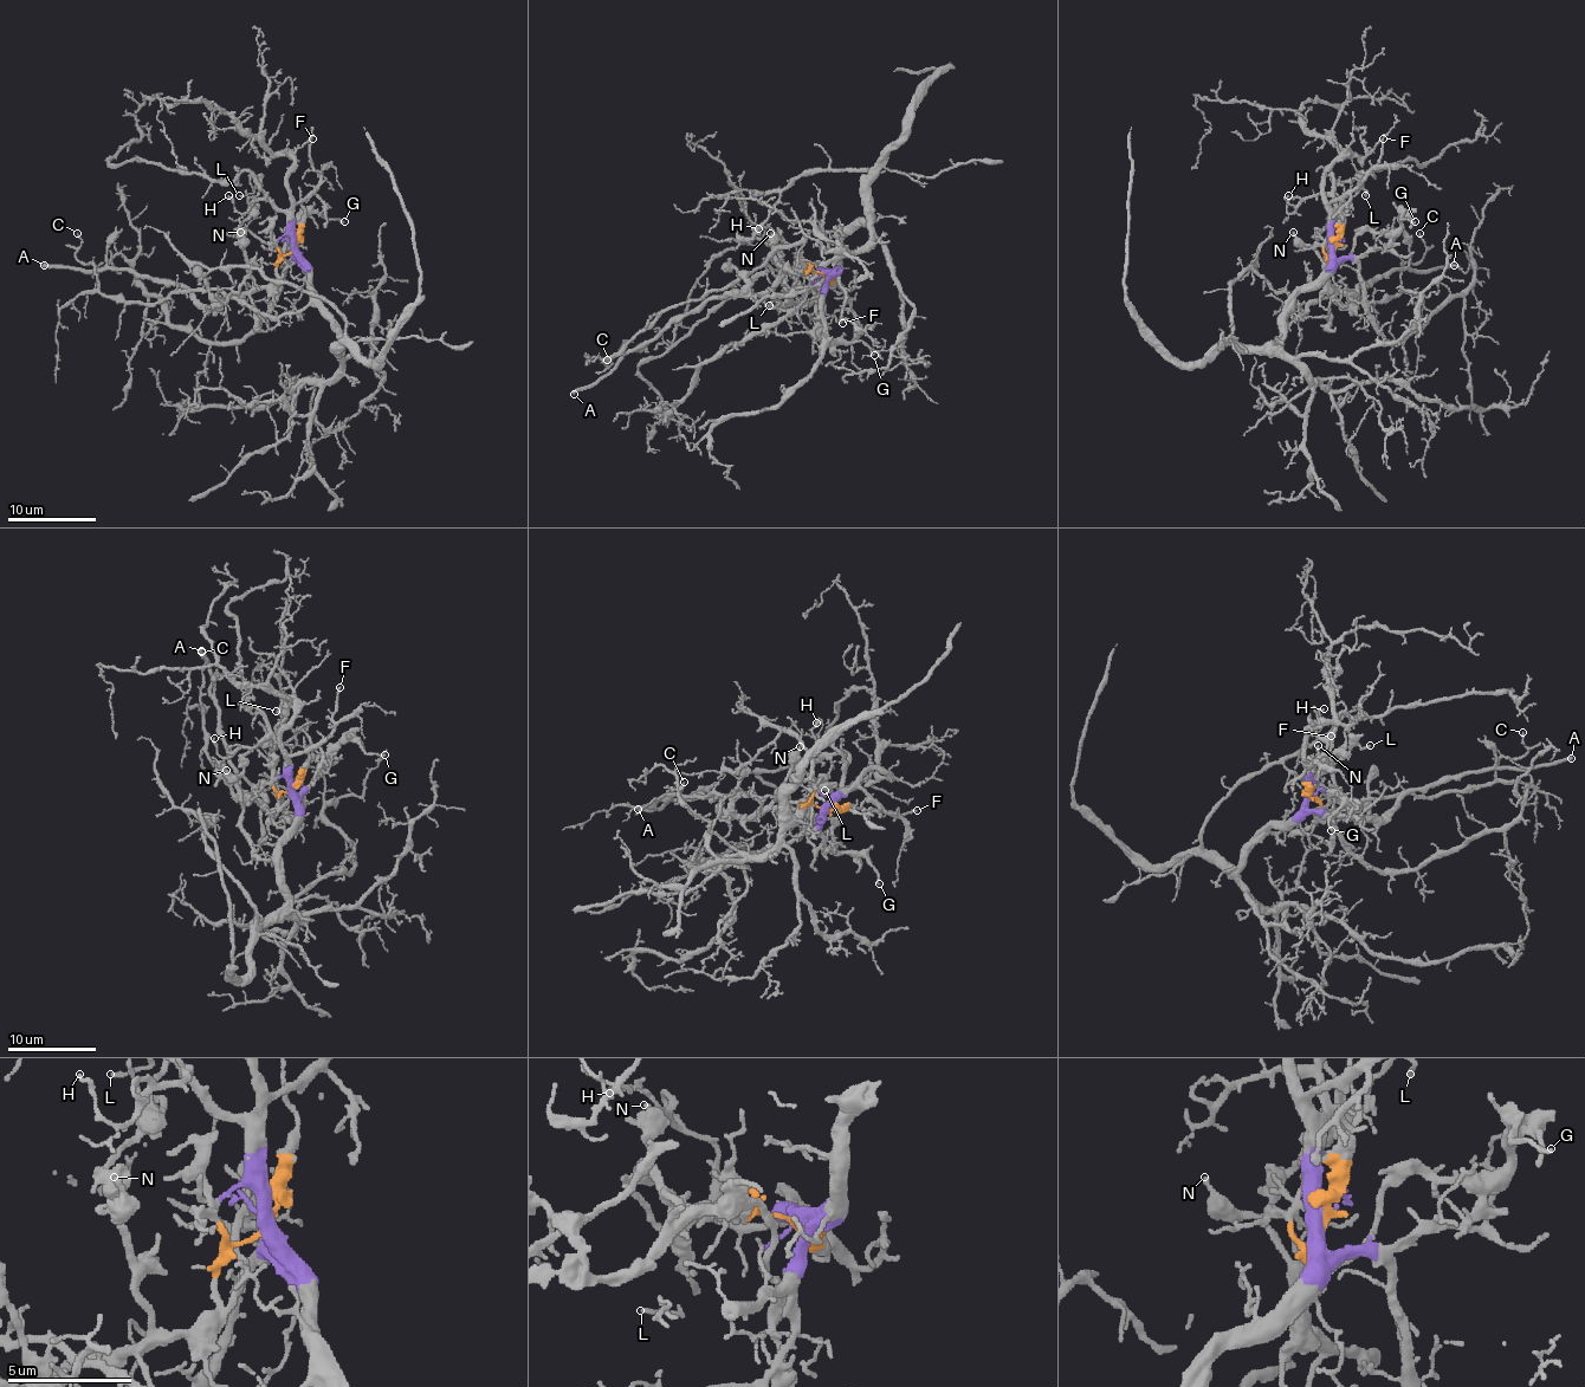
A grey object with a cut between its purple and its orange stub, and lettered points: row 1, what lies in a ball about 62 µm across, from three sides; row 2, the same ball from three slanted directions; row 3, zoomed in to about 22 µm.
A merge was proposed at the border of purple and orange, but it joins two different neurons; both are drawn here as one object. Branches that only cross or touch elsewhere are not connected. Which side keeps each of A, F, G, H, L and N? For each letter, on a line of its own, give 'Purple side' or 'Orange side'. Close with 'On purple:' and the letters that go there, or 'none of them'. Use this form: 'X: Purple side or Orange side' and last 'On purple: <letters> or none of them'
A: Orange side
F: Purple side
G: Orange side
H: Purple side
L: Orange side
N: Orange side
On purple: F, H

